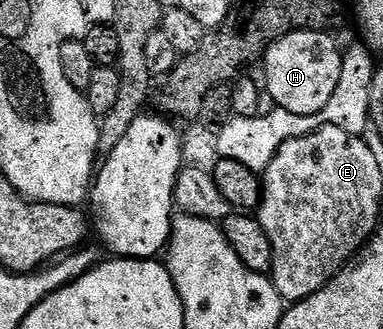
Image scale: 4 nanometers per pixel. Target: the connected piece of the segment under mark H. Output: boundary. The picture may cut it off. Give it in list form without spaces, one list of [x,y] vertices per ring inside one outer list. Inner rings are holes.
[[[292,31],[264,52],[264,90],[276,106],[296,115],[318,115],[331,100],[337,98],[341,76],[342,48],[337,48],[334,36],[328,31]]]

